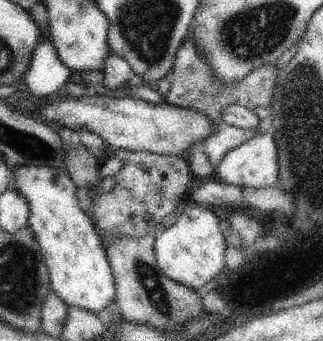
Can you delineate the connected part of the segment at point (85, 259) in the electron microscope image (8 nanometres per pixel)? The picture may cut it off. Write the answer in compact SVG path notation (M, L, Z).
M18 165L13 168L13 173L12 180L15 182L13 186L28 201L30 207L27 226L40 245L44 264L49 272L50 290L54 291L68 307L78 307L93 313L103 310L108 303L116 300L114 275L100 232L95 227L95 222L91 219L90 214L80 206L76 195L78 186L69 173L60 167Z

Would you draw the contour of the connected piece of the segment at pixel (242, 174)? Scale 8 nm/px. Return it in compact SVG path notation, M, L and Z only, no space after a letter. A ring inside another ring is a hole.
M260 133L229 150L215 168L216 179L236 187L273 187L279 185L279 156L274 135Z

